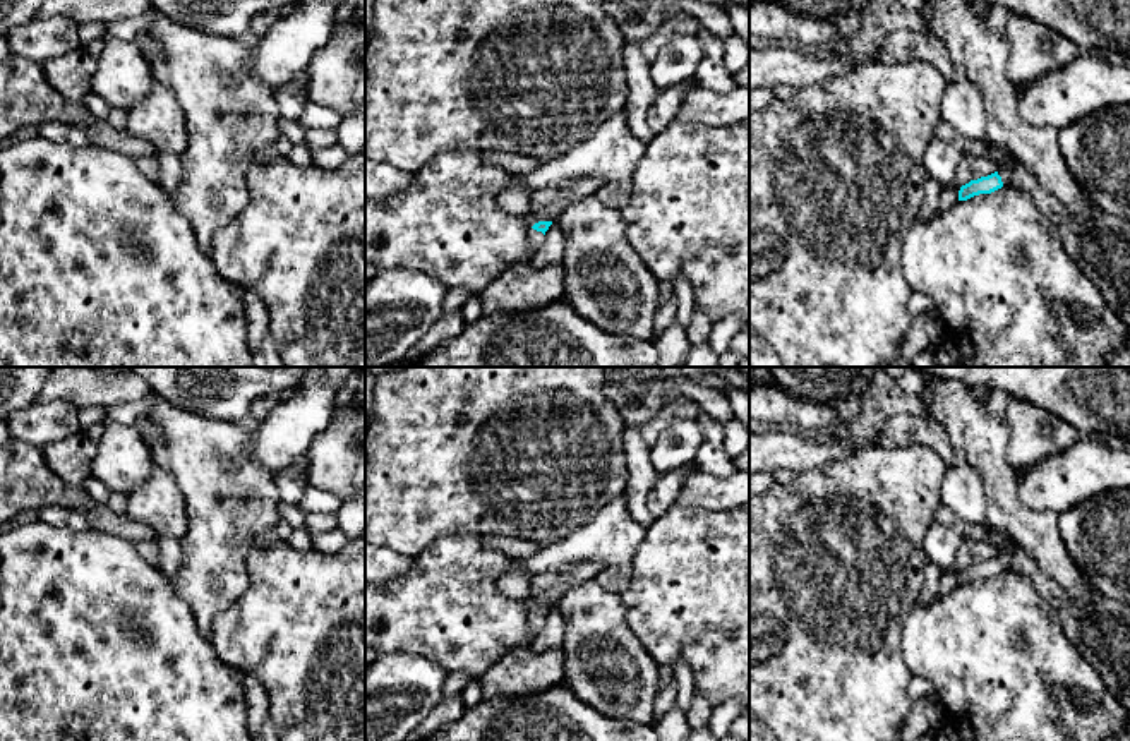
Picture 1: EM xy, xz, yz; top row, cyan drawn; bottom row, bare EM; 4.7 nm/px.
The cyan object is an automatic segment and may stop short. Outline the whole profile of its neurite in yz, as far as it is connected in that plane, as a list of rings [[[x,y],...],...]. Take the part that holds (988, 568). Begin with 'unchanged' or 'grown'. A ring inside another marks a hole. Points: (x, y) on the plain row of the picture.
grown | [[[1007,547],[998,556],[981,561],[977,564],[971,564],[969,568],[962,569],[959,575],[959,585],[967,585],[979,578],[991,578],[1008,568],[1012,557],[1012,549]]]

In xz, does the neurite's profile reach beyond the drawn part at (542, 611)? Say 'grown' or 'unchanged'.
grown

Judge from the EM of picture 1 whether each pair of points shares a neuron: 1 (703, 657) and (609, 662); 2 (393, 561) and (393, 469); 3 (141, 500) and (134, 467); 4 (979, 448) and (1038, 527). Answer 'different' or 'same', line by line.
1: different
2: different
3: different
4: same

